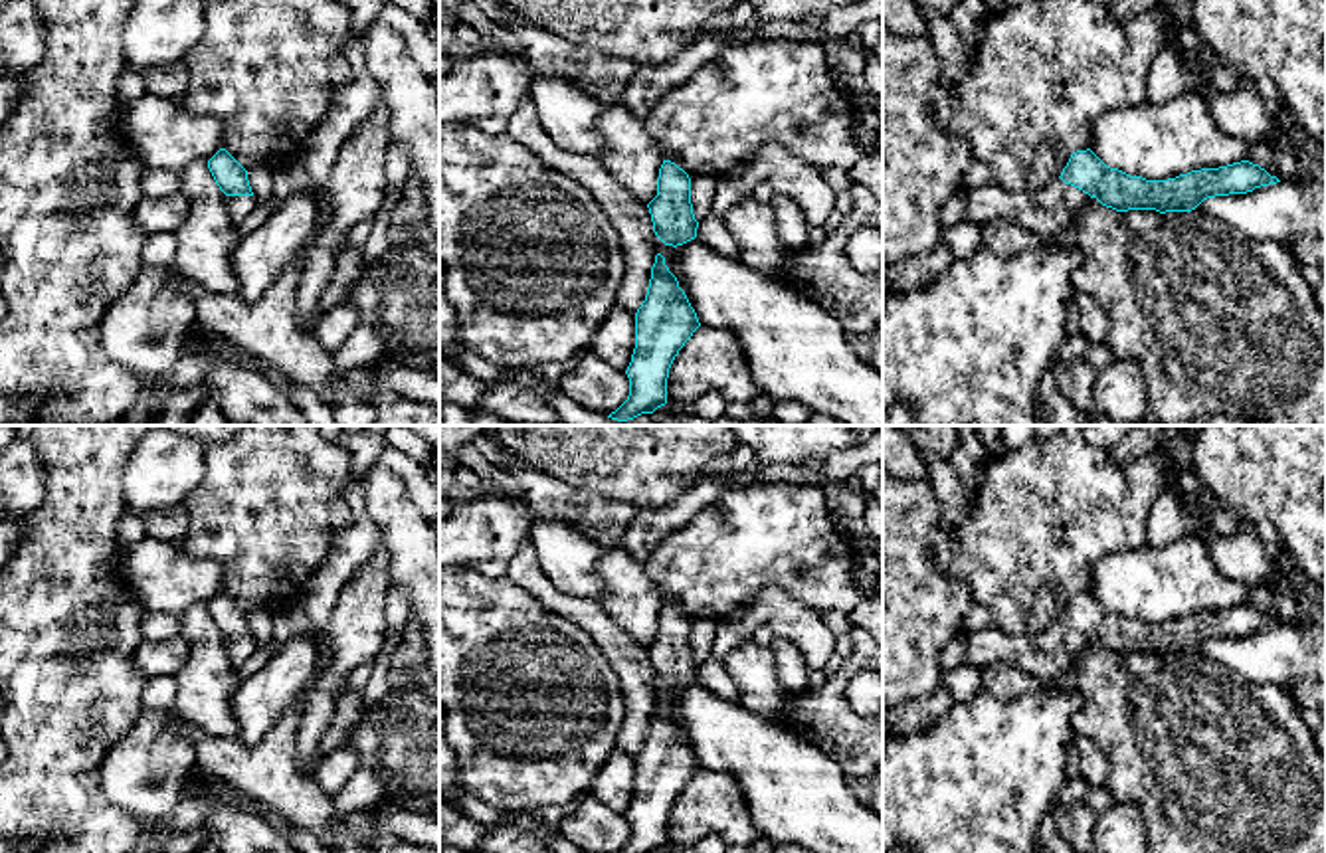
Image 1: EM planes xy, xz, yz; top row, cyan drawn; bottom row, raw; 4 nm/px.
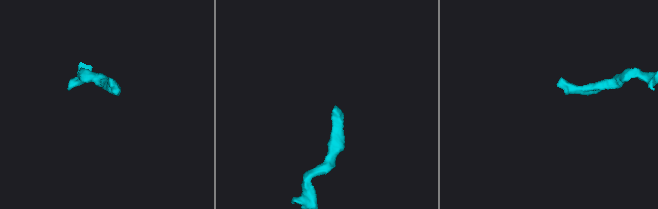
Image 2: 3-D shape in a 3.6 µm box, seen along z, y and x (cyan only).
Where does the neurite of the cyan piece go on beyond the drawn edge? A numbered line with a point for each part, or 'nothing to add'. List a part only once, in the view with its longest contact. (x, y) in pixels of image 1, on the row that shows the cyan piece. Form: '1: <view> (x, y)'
1: yz (1053, 208)

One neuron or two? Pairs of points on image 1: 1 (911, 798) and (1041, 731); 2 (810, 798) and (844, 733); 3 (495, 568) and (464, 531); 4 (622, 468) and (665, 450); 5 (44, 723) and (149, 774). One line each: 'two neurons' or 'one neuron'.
1: one neuron
2: two neurons
3: two neurons
4: one neuron
5: two neurons

